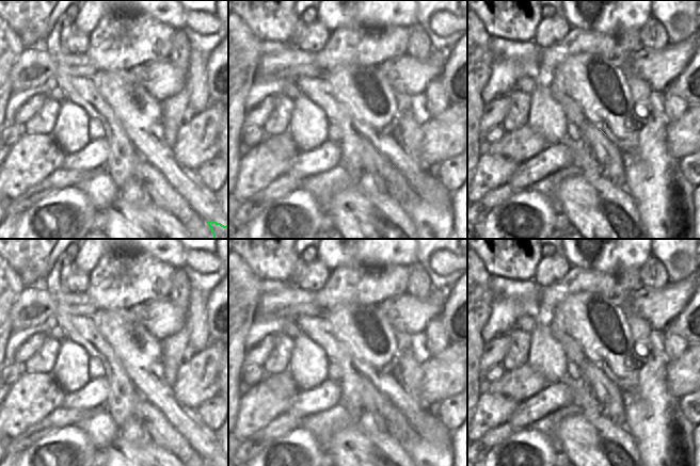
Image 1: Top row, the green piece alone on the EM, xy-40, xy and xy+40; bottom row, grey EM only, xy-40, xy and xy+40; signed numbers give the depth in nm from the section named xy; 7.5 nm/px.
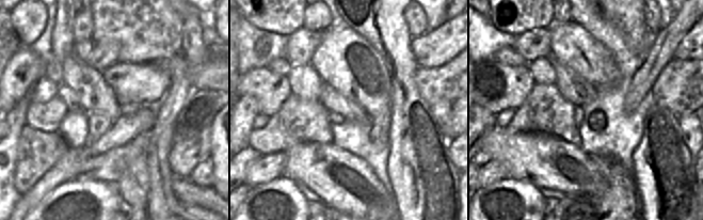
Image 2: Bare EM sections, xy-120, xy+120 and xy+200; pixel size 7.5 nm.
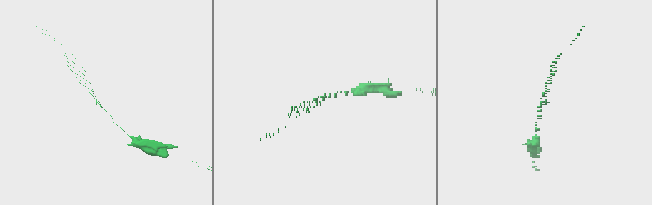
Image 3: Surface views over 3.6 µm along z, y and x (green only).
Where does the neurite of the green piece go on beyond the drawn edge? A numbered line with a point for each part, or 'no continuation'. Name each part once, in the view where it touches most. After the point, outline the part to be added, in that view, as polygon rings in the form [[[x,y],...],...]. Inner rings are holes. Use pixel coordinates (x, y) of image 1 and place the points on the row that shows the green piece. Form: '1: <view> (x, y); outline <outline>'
1: xy (388, 179); outline [[[368,139],[363,141],[361,158],[365,174],[370,174],[380,191],[396,199],[403,209],[418,200],[419,195],[401,172],[394,167]]]

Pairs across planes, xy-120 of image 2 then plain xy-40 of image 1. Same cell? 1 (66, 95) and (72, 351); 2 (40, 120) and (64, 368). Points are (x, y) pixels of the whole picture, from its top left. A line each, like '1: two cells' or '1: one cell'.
1: two cells
2: two cells

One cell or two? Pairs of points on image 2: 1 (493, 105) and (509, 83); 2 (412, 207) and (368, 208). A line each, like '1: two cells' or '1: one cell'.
1: one cell
2: two cells

